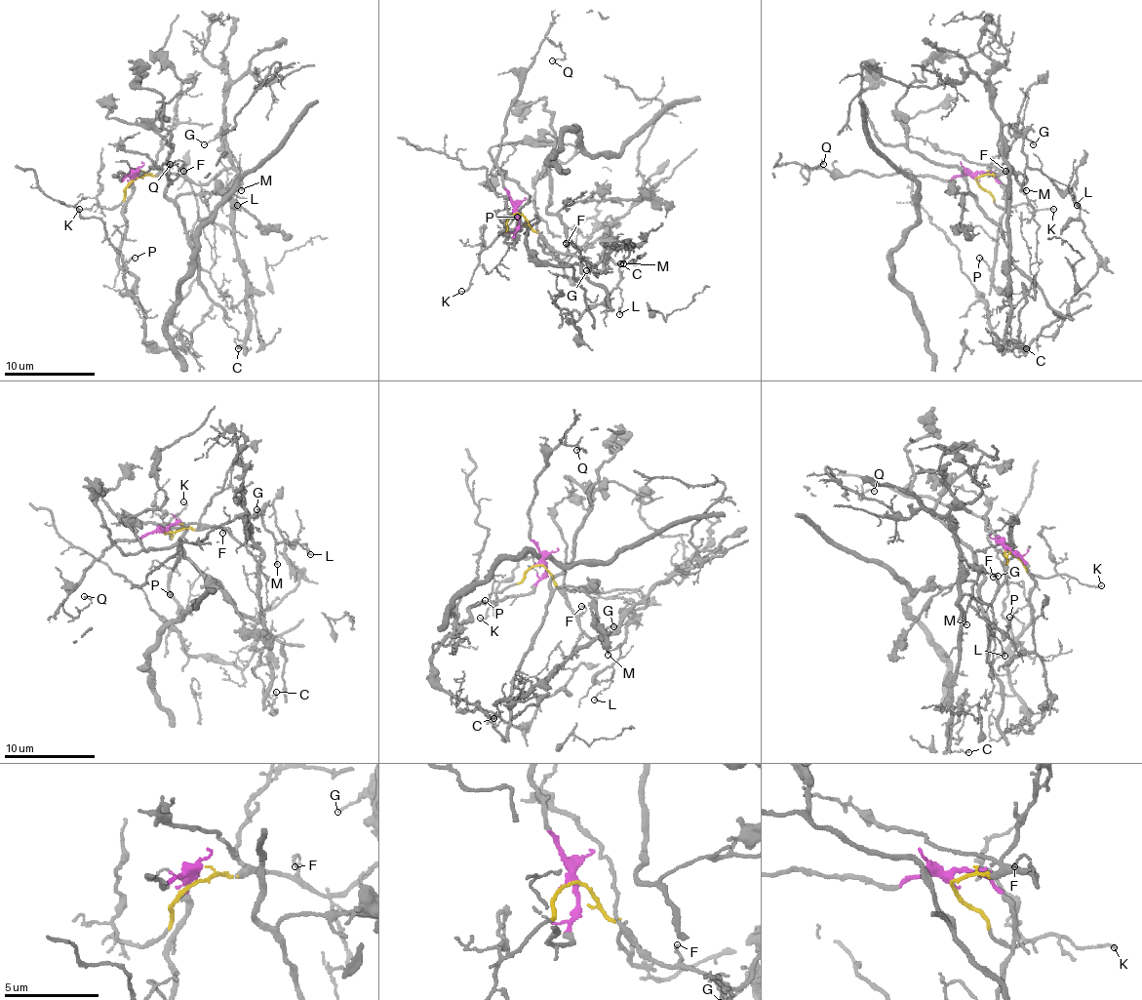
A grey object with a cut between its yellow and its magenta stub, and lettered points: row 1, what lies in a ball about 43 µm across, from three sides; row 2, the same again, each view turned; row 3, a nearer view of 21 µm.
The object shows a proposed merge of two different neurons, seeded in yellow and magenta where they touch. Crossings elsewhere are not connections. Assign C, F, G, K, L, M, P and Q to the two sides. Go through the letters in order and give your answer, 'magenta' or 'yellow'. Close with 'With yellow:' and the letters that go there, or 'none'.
C: yellow
F: yellow
G: yellow
K: yellow
L: yellow
M: yellow
P: magenta
Q: magenta
With yellow: C, F, G, K, L, M

